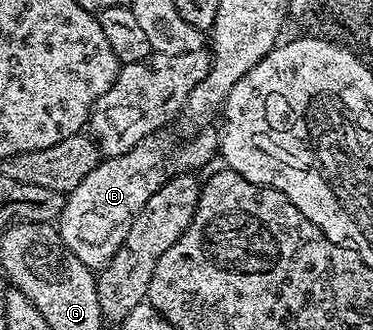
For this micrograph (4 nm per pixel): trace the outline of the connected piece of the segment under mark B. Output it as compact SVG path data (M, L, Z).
M209 127L194 132L197 134L190 141L171 147L161 138L161 135L145 137L138 145L131 147L131 151L98 161L91 175L87 175L87 179L83 179L83 183L79 183L75 191L68 193L65 197L65 206L61 208L59 232L65 248L71 251L71 255L75 255L75 259L79 259L79 263L83 263L88 269L94 271L102 269L123 243L125 231L132 223L133 216L143 207L143 203L147 203L147 199L151 199L151 195L159 191L159 187L163 187L169 178L176 177L179 173L198 171L197 169L203 168L212 157L218 156L218 130L207 128Z

